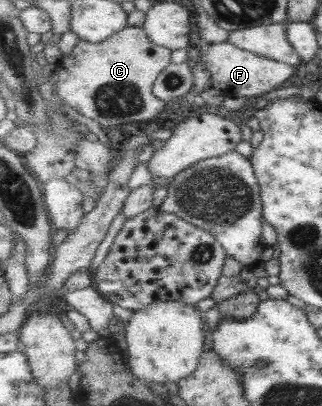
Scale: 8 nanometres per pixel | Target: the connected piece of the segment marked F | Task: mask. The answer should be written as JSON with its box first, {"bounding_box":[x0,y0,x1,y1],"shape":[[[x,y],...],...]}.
{"bounding_box":[198,41,296,99],"shape":[[[229,41],[222,43],[201,42],[198,47],[200,48],[200,58],[211,73],[211,88],[219,88],[228,97],[249,96],[256,99],[256,96],[294,82],[296,67],[292,64],[273,60],[271,57],[259,56],[257,53],[239,48]]]}

